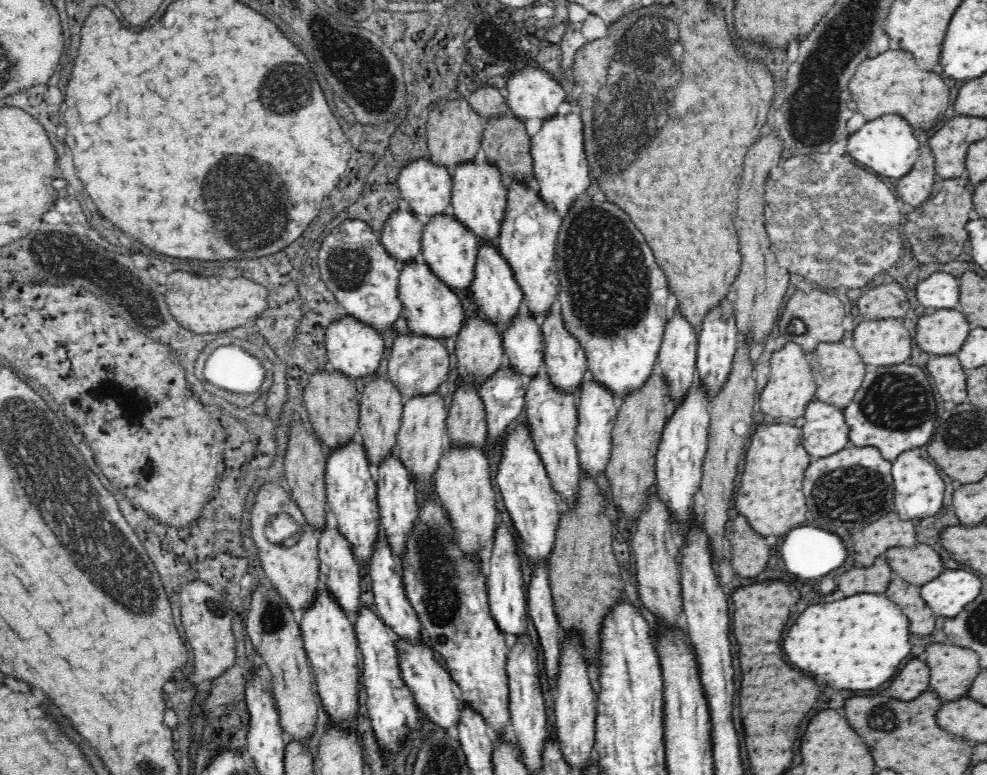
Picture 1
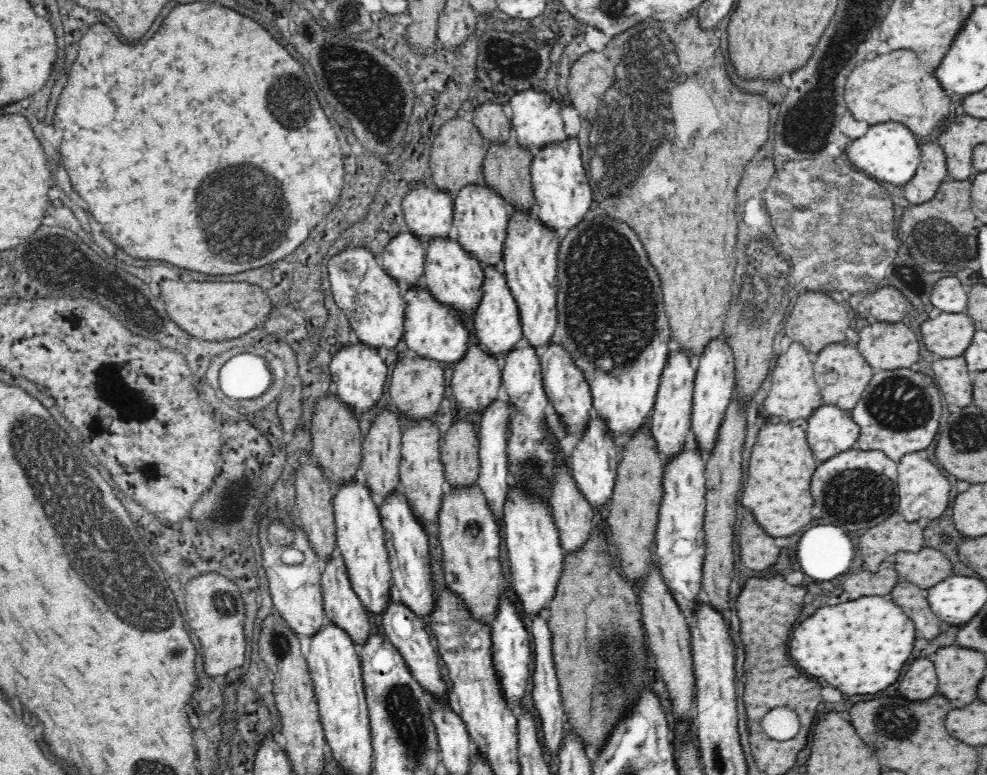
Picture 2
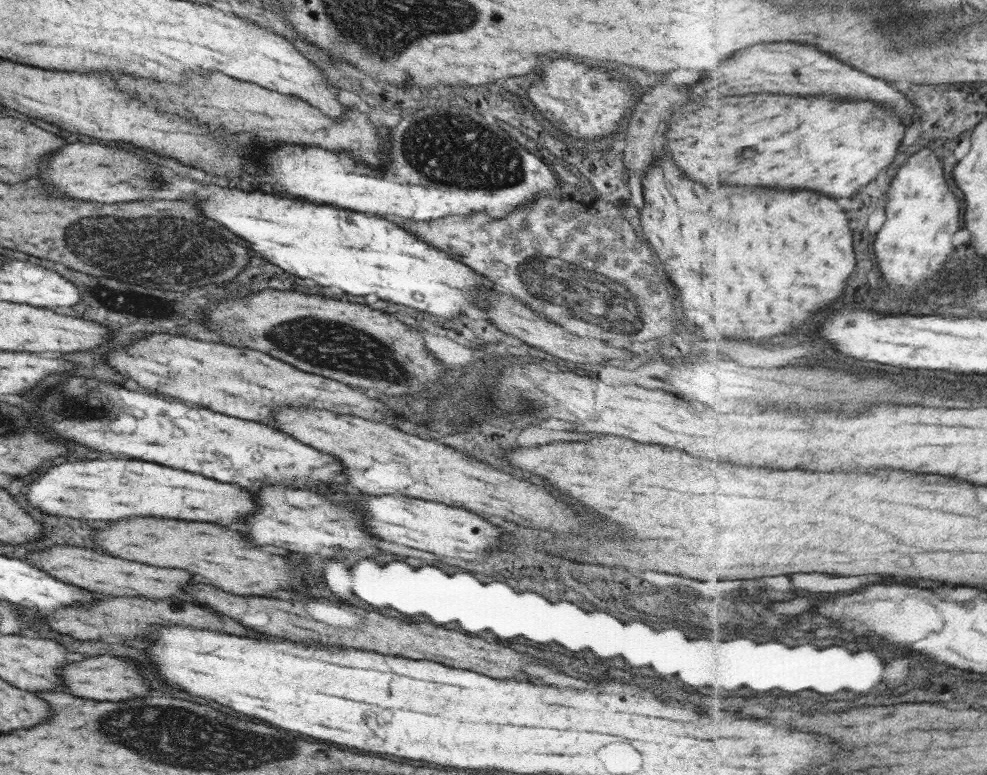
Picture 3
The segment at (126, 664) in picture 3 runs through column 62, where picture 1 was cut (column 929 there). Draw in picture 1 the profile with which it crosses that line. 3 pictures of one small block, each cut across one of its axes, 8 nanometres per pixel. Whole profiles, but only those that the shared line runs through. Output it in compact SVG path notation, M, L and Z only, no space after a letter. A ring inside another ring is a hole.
M922 660L908 662L890 682L888 692L898 700L914 700L928 690L930 668Z

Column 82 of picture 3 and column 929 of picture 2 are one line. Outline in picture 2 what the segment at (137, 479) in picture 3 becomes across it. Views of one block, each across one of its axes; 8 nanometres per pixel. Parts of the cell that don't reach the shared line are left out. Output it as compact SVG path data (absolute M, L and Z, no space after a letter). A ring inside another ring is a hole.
M908 454L908 456L902 456L900 464L898 464L898 490L900 490L900 510L902 510L902 516L908 520L908 522L916 522L918 518L938 518L946 506L948 506L948 494L950 494L950 482L938 472L938 468L918 456L918 454Z

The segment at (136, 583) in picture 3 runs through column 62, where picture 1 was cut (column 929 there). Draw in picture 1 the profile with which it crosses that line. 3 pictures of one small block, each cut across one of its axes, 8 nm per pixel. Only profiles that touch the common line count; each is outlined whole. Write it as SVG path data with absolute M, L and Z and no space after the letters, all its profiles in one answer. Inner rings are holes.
M916 544L914 548L890 548L886 558L894 575L920 587L940 576L946 569L938 552L928 544Z

